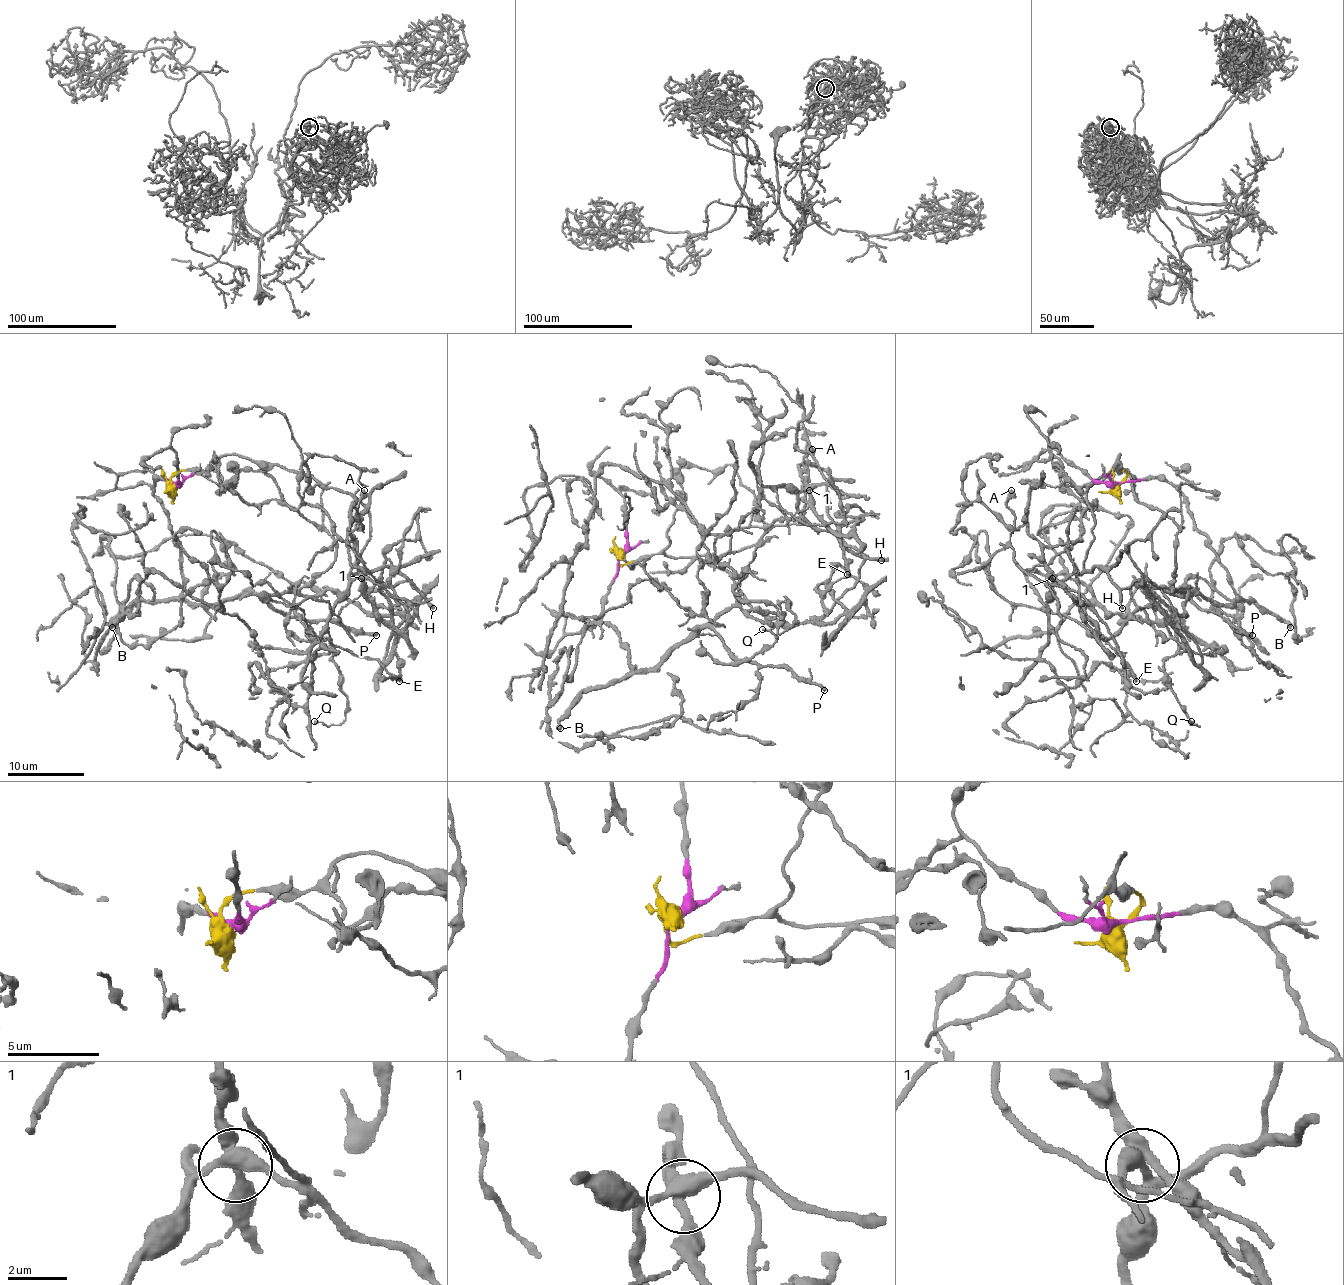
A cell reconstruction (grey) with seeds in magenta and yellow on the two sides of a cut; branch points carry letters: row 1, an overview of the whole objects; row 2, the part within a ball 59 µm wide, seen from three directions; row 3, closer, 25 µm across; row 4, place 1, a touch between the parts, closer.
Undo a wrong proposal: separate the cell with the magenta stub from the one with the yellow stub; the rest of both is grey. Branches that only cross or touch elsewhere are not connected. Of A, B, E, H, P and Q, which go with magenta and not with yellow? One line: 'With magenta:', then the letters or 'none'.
With magenta: B, P, Q

